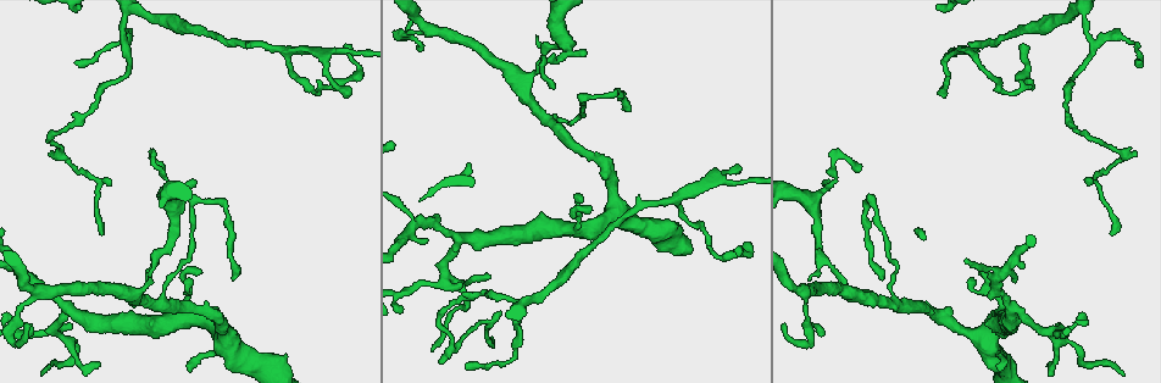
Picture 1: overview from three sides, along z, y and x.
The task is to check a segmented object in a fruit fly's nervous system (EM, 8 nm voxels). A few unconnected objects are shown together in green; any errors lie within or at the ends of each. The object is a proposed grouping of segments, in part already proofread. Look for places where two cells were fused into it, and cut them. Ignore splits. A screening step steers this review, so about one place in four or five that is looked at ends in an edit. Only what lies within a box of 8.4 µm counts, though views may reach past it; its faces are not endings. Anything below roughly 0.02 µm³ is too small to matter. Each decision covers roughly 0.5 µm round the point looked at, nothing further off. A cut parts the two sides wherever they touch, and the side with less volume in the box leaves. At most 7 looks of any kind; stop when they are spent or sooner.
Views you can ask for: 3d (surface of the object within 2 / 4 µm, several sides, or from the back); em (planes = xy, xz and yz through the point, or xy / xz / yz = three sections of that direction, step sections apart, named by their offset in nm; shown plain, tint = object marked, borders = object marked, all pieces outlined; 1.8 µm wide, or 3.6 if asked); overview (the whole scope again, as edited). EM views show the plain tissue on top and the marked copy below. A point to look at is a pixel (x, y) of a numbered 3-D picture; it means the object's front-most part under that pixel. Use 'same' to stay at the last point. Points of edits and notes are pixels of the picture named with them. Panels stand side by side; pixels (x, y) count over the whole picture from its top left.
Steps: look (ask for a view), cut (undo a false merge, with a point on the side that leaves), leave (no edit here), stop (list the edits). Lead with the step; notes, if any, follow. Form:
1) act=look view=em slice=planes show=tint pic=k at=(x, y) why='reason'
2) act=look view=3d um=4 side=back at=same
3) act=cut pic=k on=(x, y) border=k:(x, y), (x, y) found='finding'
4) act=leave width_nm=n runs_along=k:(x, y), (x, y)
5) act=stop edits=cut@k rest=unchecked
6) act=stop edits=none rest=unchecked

act=look view=3d um=2 pic=1 at=(1094, 41) why='thick turns thin'

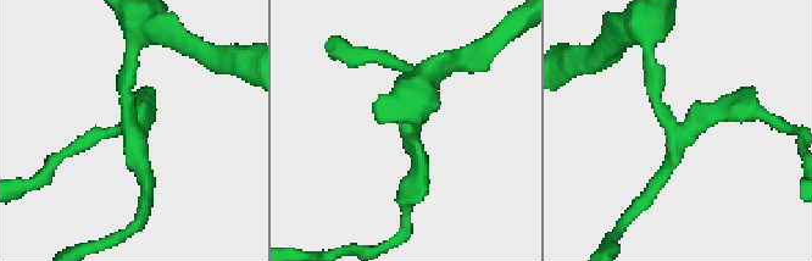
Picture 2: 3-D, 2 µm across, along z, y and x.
act=look view=em slice=yz step=8 show=borders pic=2 at=(130, 120) why='shape alone is not enough'

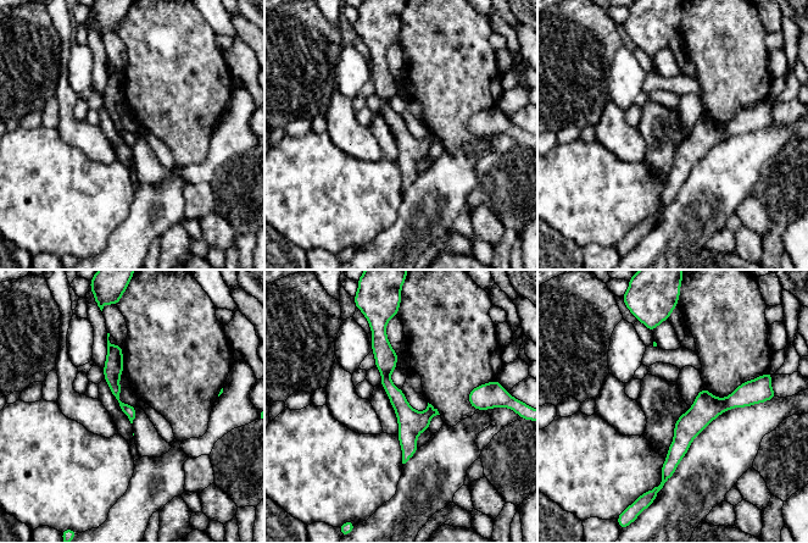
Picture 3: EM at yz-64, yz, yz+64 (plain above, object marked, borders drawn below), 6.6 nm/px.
act=leave runs_along=3:(383, 336), (405, 458) found='all the same cell'

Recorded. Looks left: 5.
act=look view=em slice=planes show=tint pic=1 at=(1027, 88) why='abrupt turn'

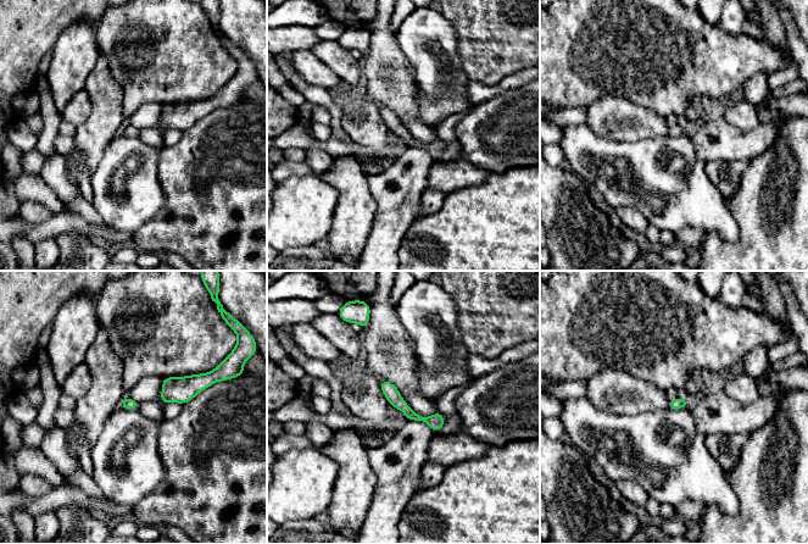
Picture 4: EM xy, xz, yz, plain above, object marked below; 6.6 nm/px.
act=leave runs_along=4:(383, 383), (413, 416), (441, 420) found='one cell here'

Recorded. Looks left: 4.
act=look view=3d um=2 pic=1 at=(134, 296) why='sharp bend'

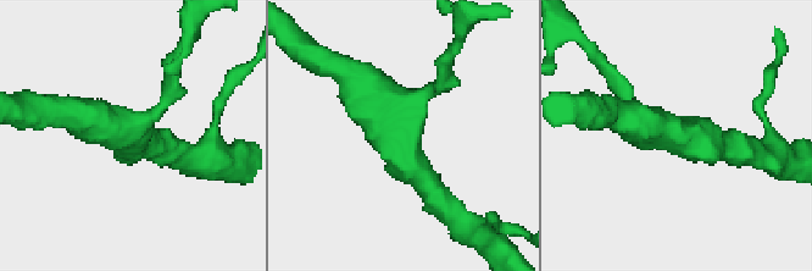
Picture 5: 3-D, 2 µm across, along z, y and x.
act=look view=em slice=planes show=tint pic=5 at=(403, 122) arms=3 why='need the tissue'

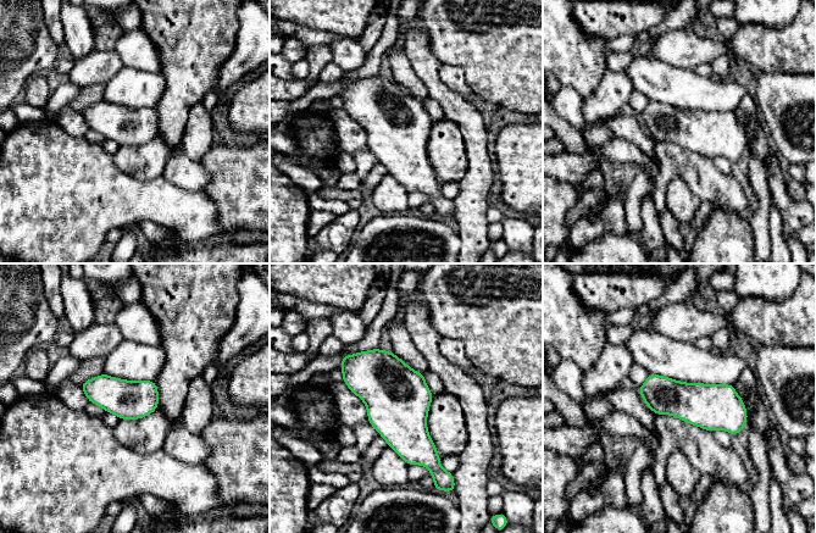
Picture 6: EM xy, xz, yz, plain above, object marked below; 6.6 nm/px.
act=leave width_nm=260 found='one cell here'

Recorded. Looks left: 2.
act=stop edits=none rest=unchecked

